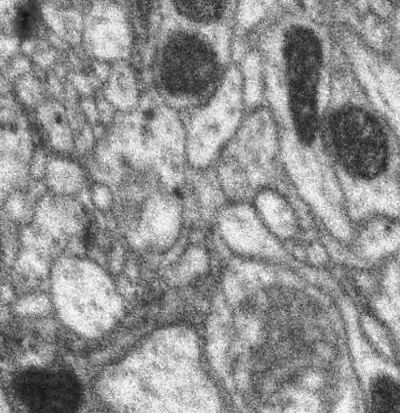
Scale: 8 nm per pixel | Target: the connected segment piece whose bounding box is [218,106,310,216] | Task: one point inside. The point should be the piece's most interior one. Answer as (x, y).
(251, 160)

